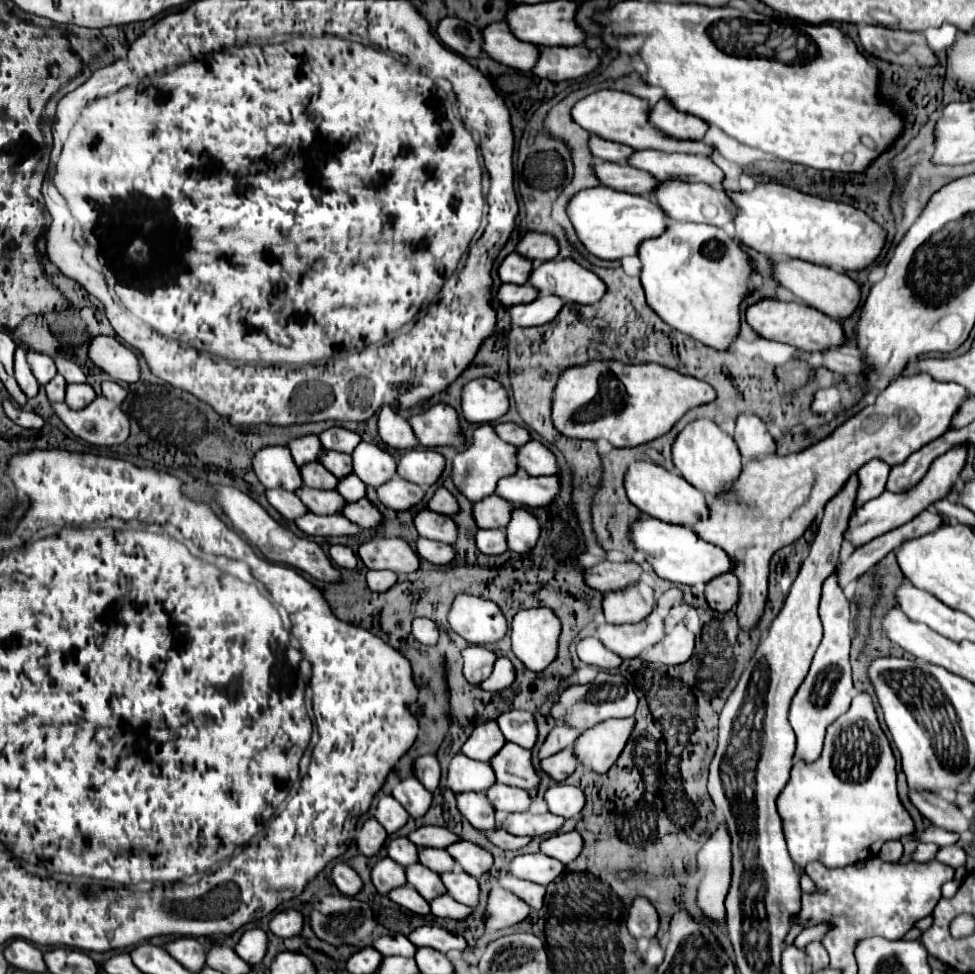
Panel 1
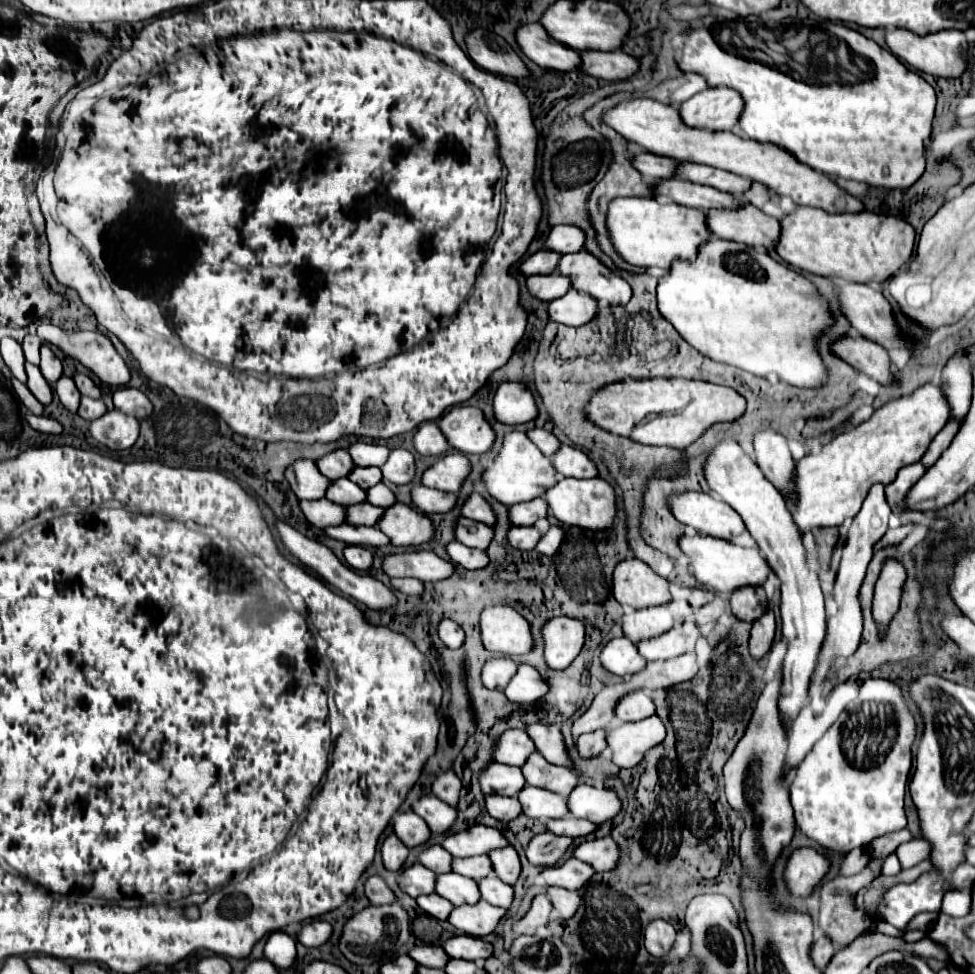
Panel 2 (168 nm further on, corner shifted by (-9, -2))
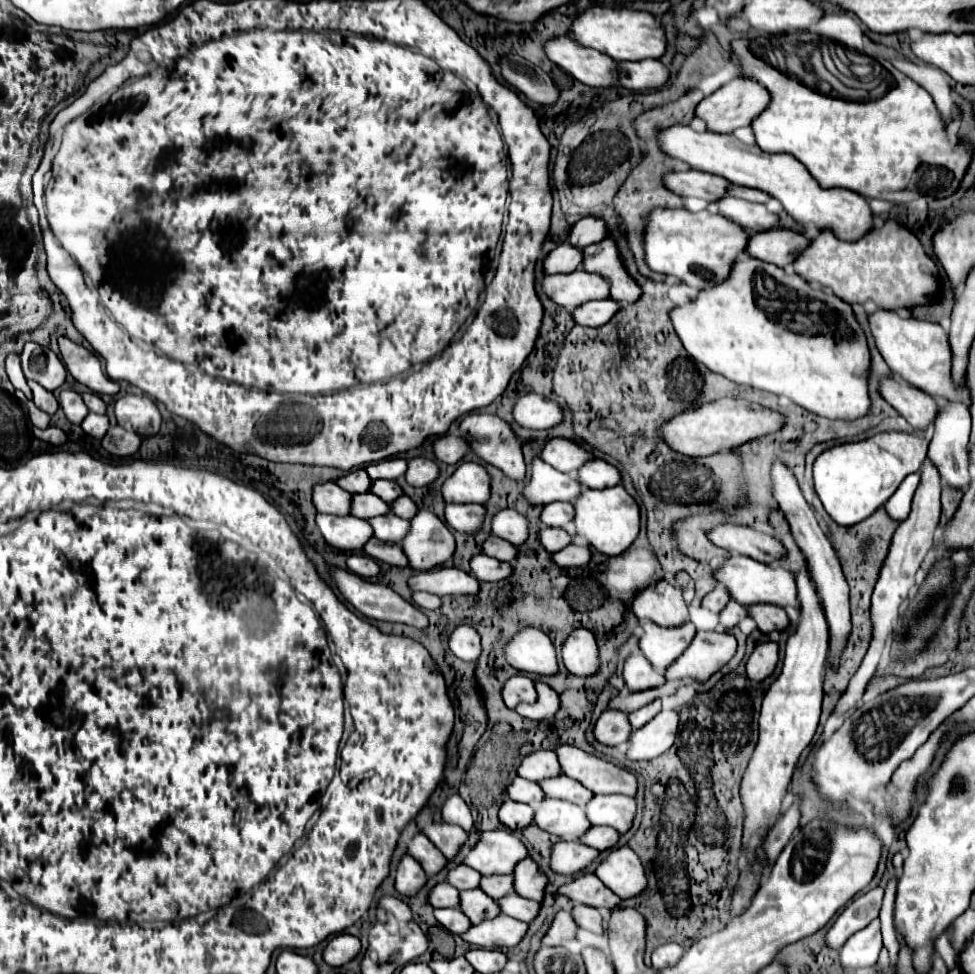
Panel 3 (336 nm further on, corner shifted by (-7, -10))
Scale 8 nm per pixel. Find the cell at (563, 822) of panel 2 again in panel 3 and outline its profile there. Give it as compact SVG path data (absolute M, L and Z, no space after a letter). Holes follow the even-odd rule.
M591 826L589 832L585 832L585 836L581 840L583 840L583 844L587 844L599 852L607 852L617 846L619 838L621 838L621 834L617 830L613 830L611 826Z

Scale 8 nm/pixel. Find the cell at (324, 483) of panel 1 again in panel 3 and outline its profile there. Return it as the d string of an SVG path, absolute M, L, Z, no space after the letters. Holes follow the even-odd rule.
M367 492L367 494L355 494L353 496L351 514L357 518L363 518L363 520L369 520L375 516L387 516L387 514L391 514L391 510L389 510L387 502L383 502L375 494Z

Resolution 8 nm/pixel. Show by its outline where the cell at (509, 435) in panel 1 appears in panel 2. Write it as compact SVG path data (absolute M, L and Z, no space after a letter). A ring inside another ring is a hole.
M531 428L527 430L527 438L531 438L531 442L545 454L545 456L553 456L557 452L557 448L561 446L559 440L545 428Z

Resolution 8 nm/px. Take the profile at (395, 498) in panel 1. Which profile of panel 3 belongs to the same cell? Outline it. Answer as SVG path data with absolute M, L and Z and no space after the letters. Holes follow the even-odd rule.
M447 504L445 506L447 524L463 534L475 534L483 524L485 512L487 508L483 504Z

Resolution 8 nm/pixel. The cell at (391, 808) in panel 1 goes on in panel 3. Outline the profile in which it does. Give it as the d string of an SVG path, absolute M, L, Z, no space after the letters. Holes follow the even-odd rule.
M421 832L411 840L409 854L423 866L423 870L429 876L441 872L445 868L445 864L447 864L447 858L441 854L441 850L437 850L437 846Z

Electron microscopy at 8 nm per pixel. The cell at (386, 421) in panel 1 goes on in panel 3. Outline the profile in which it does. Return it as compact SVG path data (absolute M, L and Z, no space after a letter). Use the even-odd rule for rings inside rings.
M449 434L449 436L441 436L435 442L435 456L447 464L461 462L469 452L471 452L471 446L469 446L467 438L461 438L461 436Z

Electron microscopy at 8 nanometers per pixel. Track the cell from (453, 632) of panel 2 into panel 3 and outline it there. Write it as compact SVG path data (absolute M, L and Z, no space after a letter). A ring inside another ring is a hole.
M459 626L449 638L451 652L467 662L475 662L481 656L481 636L471 626Z

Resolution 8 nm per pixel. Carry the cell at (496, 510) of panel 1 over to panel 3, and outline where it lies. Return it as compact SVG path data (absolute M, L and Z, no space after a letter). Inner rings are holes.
M551 502L541 512L541 522L545 526L559 526L565 528L573 522L573 504L569 502Z

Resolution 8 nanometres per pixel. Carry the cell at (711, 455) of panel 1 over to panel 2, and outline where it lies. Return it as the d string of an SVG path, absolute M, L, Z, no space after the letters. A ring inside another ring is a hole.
M725 438L717 442L703 462L703 472L711 494L727 502L743 518L745 528L757 542L765 562L781 582L781 618L783 634L789 640L789 648L783 660L783 694L779 698L779 710L783 710L783 720L787 722L787 726L791 726L799 710L809 706L811 698L807 688L821 642L825 638L825 608L819 578L805 566L801 532L791 520L791 514L787 512L779 490L763 476L753 458L735 440Z

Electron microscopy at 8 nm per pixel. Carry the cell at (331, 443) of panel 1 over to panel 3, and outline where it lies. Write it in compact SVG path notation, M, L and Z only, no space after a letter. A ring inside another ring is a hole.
M391 458L391 460L381 460L381 462L375 462L375 464L369 464L367 468L367 474L369 478L373 480L397 480L405 474L407 470L407 460L403 458Z

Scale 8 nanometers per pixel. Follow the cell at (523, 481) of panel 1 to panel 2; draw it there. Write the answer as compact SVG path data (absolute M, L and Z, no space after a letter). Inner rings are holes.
M559 478L559 482L545 490L543 500L549 504L549 512L567 526L579 526L587 530L607 530L615 518L615 492L613 486L601 478L577 480Z

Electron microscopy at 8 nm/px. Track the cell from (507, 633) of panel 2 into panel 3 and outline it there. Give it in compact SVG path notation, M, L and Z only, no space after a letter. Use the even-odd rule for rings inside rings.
M523 628L505 648L507 662L529 674L555 676L559 672L557 652L551 638L537 628Z

